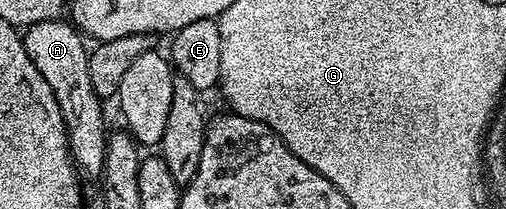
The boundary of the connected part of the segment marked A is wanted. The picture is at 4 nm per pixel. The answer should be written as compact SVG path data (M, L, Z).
M58 18L34 24L23 32L22 38L26 57L34 61L38 73L46 77L46 85L54 89L54 97L66 125L68 152L72 154L72 162L76 164L77 172L83 178L85 175L88 179L99 180L104 174L105 104L98 97L98 93L94 93L94 85L90 82L89 48L84 47L85 36L81 35L71 22Z

